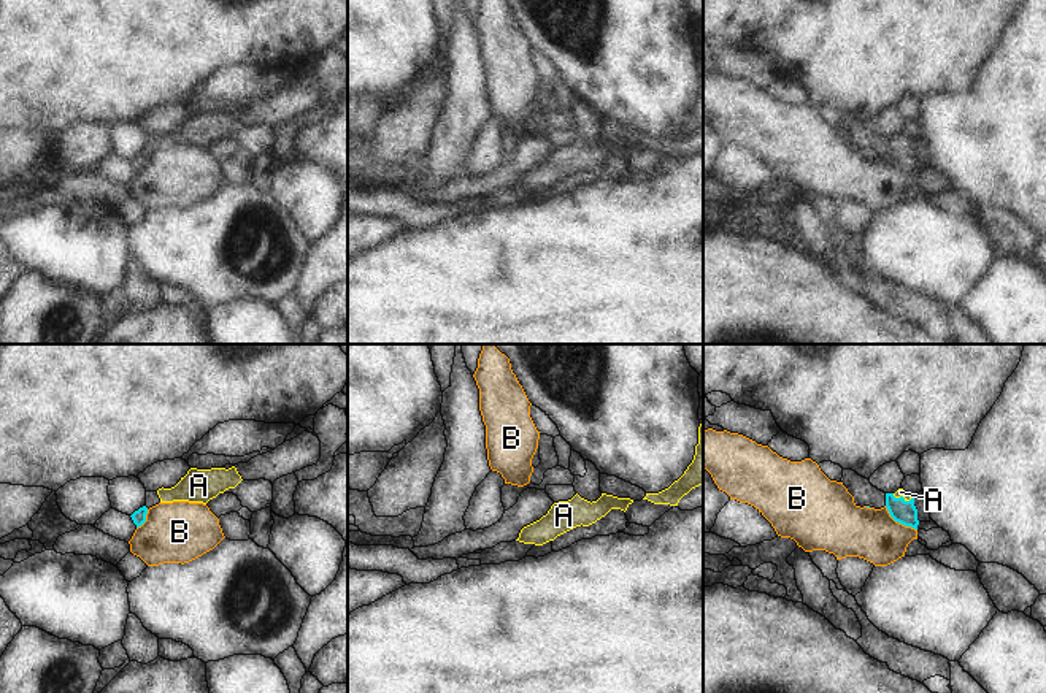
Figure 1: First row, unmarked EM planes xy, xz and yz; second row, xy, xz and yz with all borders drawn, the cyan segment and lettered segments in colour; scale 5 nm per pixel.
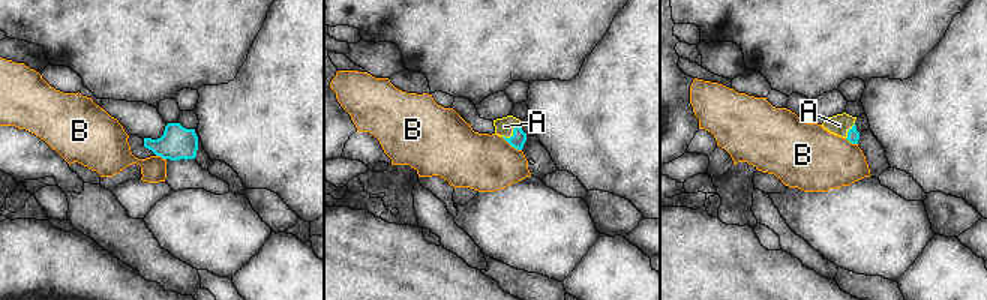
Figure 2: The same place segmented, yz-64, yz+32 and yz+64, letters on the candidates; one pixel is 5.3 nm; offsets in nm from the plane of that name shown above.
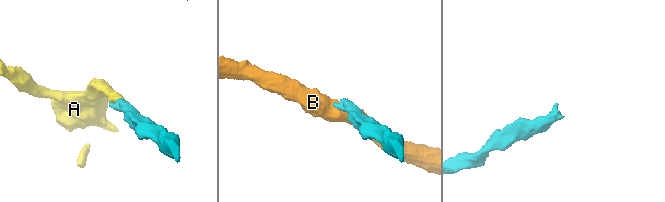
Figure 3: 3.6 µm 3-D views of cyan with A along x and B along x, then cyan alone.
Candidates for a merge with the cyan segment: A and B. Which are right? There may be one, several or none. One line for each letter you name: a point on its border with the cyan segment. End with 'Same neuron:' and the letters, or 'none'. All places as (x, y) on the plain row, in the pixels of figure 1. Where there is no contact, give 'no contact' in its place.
A: meets cyan in yz at (902, 141)
Same neuron: A

